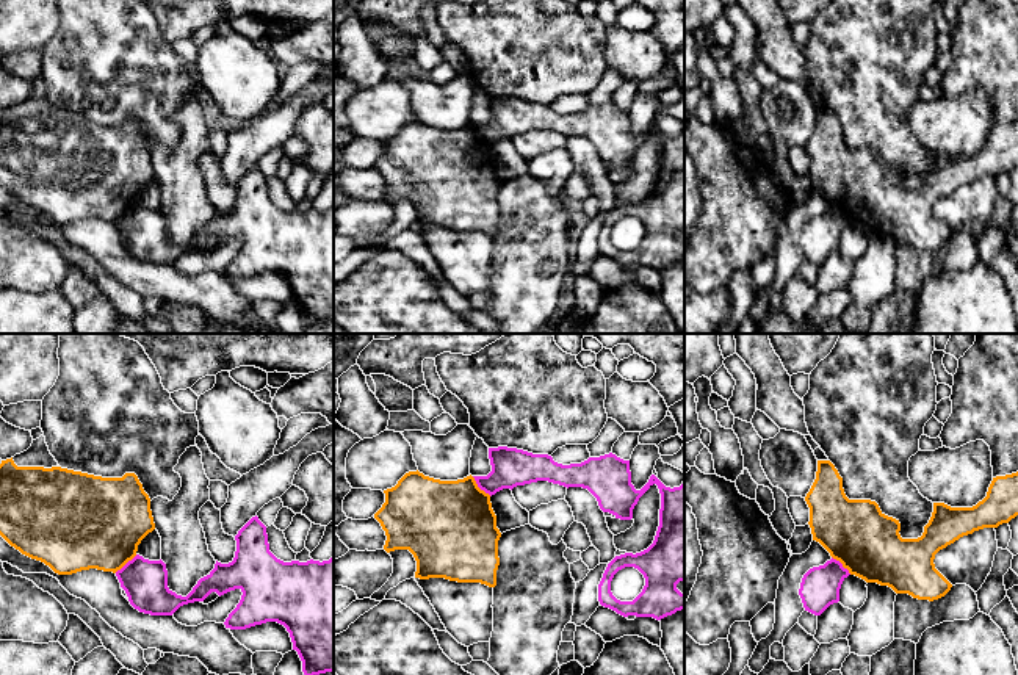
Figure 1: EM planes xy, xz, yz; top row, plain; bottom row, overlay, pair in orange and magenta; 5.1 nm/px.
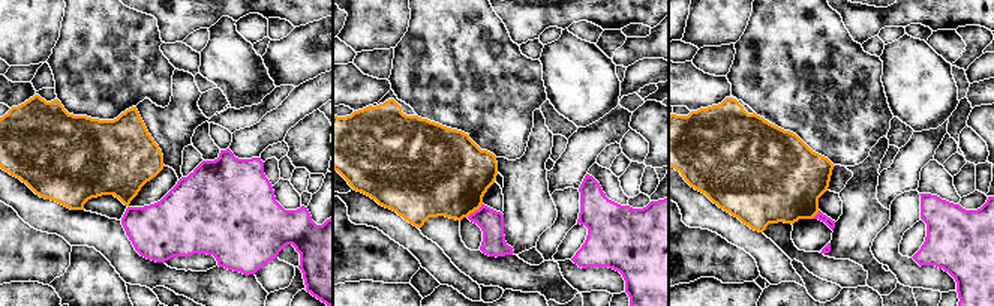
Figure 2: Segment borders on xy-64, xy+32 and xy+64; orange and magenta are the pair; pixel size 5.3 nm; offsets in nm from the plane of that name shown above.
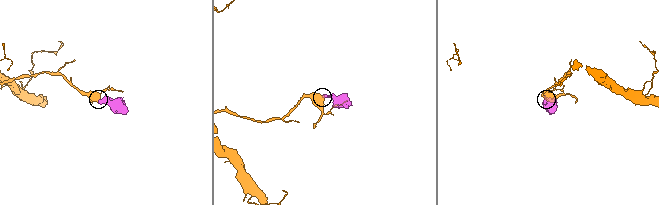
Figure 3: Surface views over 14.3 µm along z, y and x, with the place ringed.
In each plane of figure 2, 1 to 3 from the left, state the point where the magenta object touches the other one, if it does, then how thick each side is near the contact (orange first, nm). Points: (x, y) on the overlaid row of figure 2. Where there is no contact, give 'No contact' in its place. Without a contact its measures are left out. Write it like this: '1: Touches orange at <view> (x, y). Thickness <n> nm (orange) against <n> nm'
1: No contact
2: Touches orange at xy+32 (474, 210). Thickness 440 nm (orange) against 130 nm
3: Touches orange at xy+64 (814, 215). Thickness 440 nm (orange) against 50 nm

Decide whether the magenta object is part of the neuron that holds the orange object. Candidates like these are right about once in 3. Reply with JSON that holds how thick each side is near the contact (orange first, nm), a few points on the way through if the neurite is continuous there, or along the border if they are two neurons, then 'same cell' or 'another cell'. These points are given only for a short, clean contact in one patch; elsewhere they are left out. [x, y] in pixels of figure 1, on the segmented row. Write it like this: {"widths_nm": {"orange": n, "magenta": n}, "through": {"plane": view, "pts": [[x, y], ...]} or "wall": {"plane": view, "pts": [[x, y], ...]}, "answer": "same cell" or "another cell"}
{"widths_nm": {"orange": 480, "magenta": 200}, "wall": {"plane": "xz", "pts": [[472, 476], [490, 495]]}, "answer": "another cell"}

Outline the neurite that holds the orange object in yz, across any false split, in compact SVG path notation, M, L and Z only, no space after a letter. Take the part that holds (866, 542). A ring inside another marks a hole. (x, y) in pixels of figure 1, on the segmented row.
M818 460L816 479L805 496L810 507L813 540L819 542L850 575L866 583L891 587L918 600L938 600L952 584L935 569L935 554L963 536L984 528L998 528L1018 515L1018 471L993 478L987 496L973 507L933 503L933 512L918 539L902 539L899 520L885 515L871 500L849 500L843 478L830 460Z

